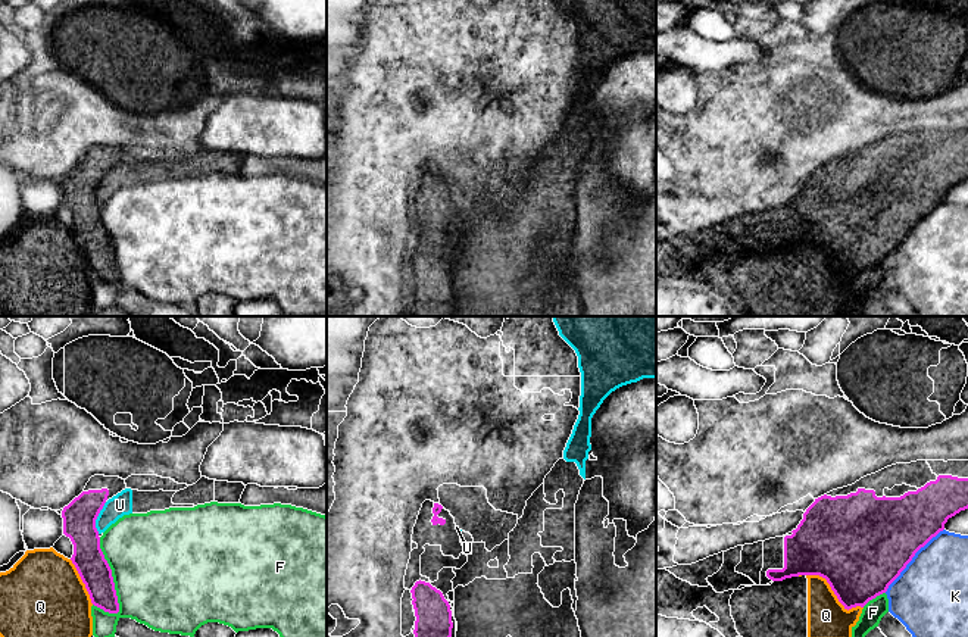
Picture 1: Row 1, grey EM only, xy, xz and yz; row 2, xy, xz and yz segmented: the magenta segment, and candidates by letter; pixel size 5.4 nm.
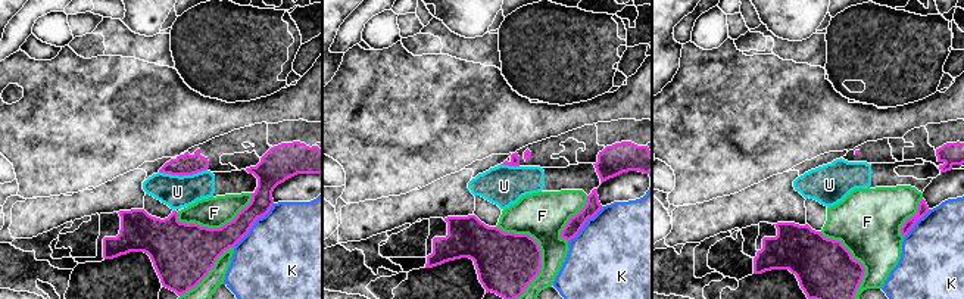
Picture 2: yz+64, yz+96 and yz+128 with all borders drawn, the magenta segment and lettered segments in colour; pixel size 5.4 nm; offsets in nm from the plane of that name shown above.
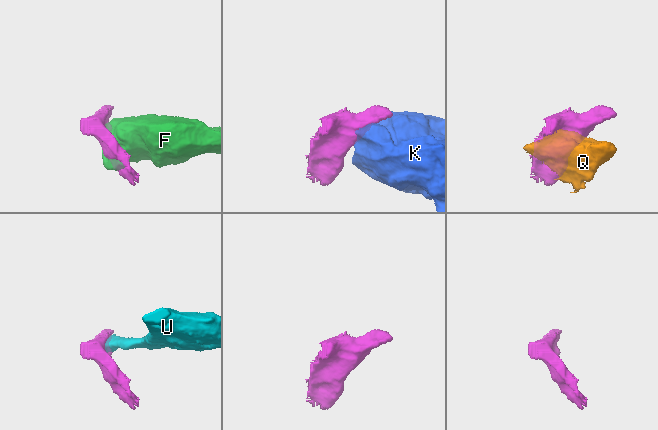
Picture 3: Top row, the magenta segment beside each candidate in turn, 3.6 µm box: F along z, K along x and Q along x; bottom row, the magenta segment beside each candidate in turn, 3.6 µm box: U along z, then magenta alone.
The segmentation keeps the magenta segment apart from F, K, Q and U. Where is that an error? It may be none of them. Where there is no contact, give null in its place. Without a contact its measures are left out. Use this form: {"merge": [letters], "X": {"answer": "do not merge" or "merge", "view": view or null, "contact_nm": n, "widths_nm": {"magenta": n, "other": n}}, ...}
{"merge": [], "F": {"answer": "do not merge", "view": "xy", "contact_nm": 440, "widths_nm": {"magenta": 170, "other": 480}}, "K": {"answer": "do not merge", "view": "yz", "contact_nm": 480, "widths_nm": {"magenta": 480, "other": 420}}, "Q": {"answer": "do not merge", "view": "yz", "contact_nm": 360, "widths_nm": {"magenta": 460, "other": 220}}, "U": {"answer": "do not merge", "view": "xy", "contact_nm": 180, "widths_nm": {"magenta": 180, "other": 120}}}

